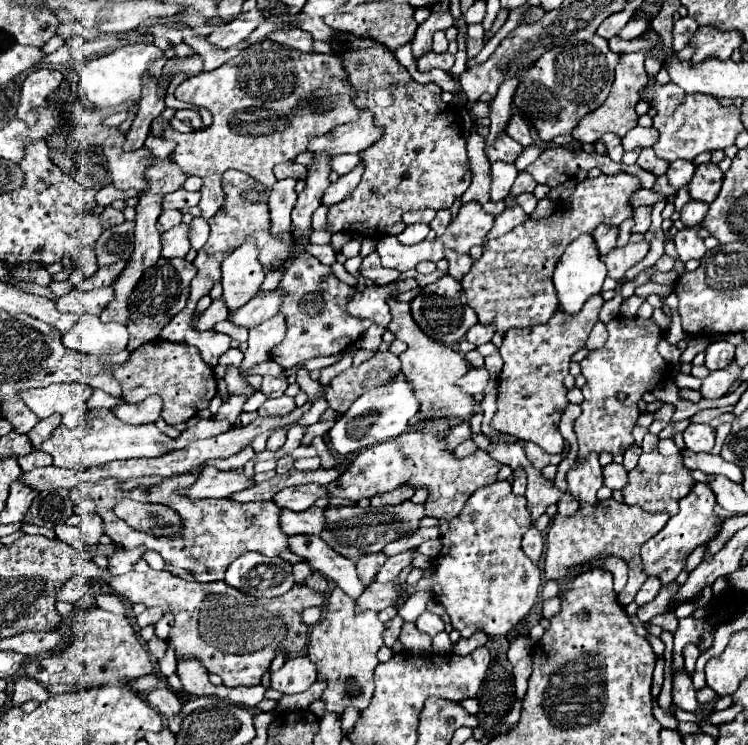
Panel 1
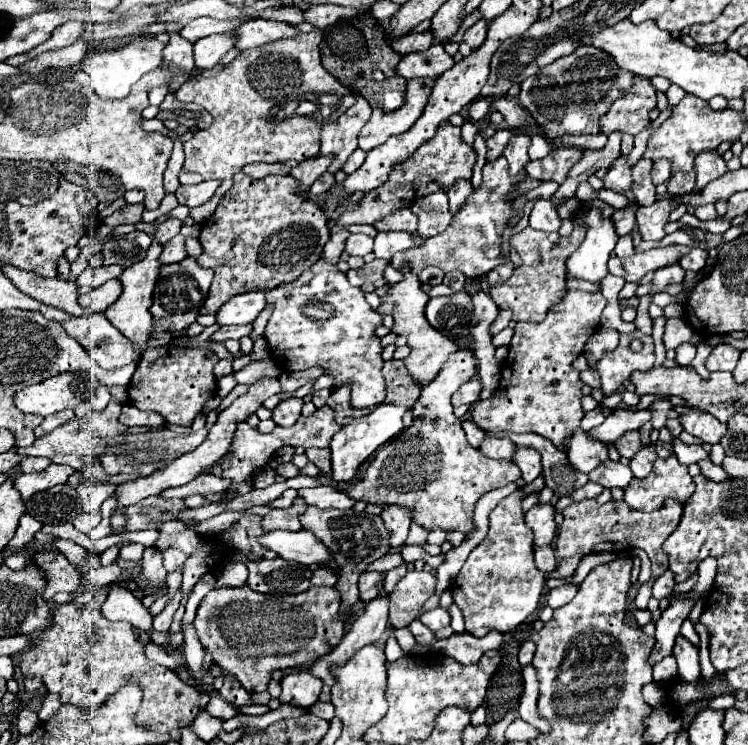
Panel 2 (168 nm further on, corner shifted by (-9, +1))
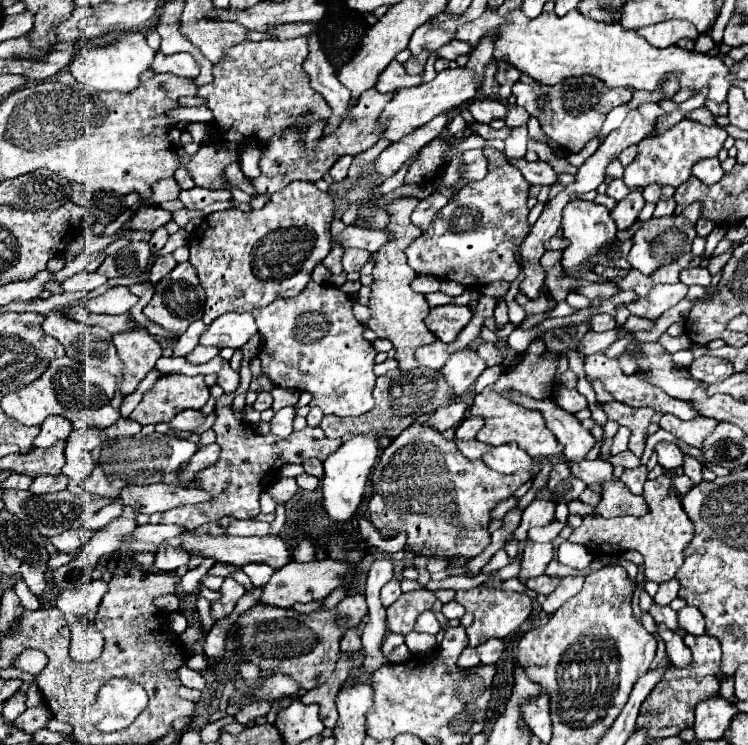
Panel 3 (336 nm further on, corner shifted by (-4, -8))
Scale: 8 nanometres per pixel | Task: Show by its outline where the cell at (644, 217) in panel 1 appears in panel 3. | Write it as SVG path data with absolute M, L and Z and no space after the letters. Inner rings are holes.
M696 201L692 203L688 209L684 209L680 215L668 215L668 217L652 217L648 221L640 221L640 229L634 233L632 241L632 249L630 249L630 255L628 255L628 263L642 271L644 275L652 273L654 269L674 261L672 257L680 255L682 251L688 253L692 249L692 241L696 237L696 231L694 231L694 225L698 221L698 217L702 217L702 203Z

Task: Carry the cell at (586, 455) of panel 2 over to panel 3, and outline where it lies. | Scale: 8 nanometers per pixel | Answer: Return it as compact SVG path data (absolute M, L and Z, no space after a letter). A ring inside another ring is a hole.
M512 391L510 395L522 407L538 409L544 415L544 419L548 419L548 429L552 429L558 443L564 447L564 457L568 463L584 461L586 455L596 445L596 439L592 437L592 433L586 431L572 413L566 413L554 401L550 401L550 399L536 401L526 395L516 395L516 391Z

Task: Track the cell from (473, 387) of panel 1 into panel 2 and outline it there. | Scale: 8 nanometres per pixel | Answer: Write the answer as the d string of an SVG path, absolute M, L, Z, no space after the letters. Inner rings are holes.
M475 376L469 382L465 382L451 398L453 406L461 406L461 404L475 404L479 400L479 392L481 392L481 380Z

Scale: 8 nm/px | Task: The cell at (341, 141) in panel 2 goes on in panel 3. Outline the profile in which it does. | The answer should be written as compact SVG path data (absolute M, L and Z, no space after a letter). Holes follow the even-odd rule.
M310 35L310 53L304 61L304 71L310 77L312 89L318 91L332 107L332 117L330 117L328 125L324 127L324 135L334 133L336 127L340 127L340 123L346 121L352 111L350 91L338 81L316 35Z

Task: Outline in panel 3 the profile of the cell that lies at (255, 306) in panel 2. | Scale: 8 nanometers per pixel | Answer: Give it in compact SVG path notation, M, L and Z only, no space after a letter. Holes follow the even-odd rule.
M228 313L214 319L206 333L200 337L202 345L220 345L240 349L250 337L258 333L252 313Z

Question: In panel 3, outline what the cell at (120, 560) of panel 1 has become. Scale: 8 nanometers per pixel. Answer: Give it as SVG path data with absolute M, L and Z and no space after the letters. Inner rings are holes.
M94 579L94 581L88 581L86 585L82 587L76 587L76 589L68 589L68 591L62 591L54 605L66 615L66 621L70 625L70 631L72 631L72 641L70 641L70 655L74 661L96 661L100 655L102 655L102 649L104 649L104 637L94 629L94 617L96 617L96 611L98 611L98 605L104 597L108 589L108 583L104 583L102 579Z

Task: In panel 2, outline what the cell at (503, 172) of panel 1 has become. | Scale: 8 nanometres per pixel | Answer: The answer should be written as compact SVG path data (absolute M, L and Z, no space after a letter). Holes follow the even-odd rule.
M515 134L515 136L509 140L503 156L505 156L507 162L509 162L509 172L511 172L511 174L517 174L519 170L525 168L527 160L529 160L529 156L527 156L529 144L531 144L531 136L529 136L529 134Z

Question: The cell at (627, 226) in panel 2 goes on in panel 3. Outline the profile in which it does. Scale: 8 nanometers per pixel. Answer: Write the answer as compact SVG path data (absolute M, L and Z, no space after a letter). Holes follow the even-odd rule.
M640 189L628 193L622 201L616 203L616 207L610 211L610 215L612 215L612 219L616 221L616 225L618 225L620 231L624 231L624 229L628 229L628 227L632 227L632 225L636 223L638 213L640 213L640 209L644 207L644 203L646 203L646 201L644 201Z

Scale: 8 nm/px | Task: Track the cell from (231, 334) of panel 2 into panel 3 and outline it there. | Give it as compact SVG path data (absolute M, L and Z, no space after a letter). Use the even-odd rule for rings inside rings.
M196 345L196 349L192 353L186 355L186 359L190 363L206 363L212 357L216 357L220 353L220 347L206 347L206 345Z

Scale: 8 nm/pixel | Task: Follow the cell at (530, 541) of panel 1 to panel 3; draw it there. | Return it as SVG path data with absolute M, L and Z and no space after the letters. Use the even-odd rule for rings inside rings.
M540 575L536 579L528 579L528 583L526 583L528 589L542 593L542 595L552 593L558 585L560 585L560 577L550 577L550 575Z

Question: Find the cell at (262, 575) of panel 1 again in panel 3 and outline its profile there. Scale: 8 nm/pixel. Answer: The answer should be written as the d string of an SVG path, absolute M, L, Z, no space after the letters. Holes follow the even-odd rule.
M312 561L312 563L288 563L282 569L274 571L274 575L270 577L270 581L266 585L262 585L262 597L260 601L264 605L274 605L274 607L292 607L294 603L308 603L308 601L316 601L316 599L324 599L328 597L328 593L336 587L342 585L350 585L352 577L354 577L356 569L352 569L346 563L340 561Z

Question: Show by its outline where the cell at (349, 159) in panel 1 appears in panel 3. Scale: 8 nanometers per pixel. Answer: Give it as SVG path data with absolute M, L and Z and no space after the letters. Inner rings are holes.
M344 155L344 157L340 157L340 159L334 163L334 167L330 169L330 175L332 175L332 179L334 179L334 181L342 181L342 179L346 177L346 173L348 173L348 167L350 167L350 163L352 163L352 157L350 157L350 155Z

